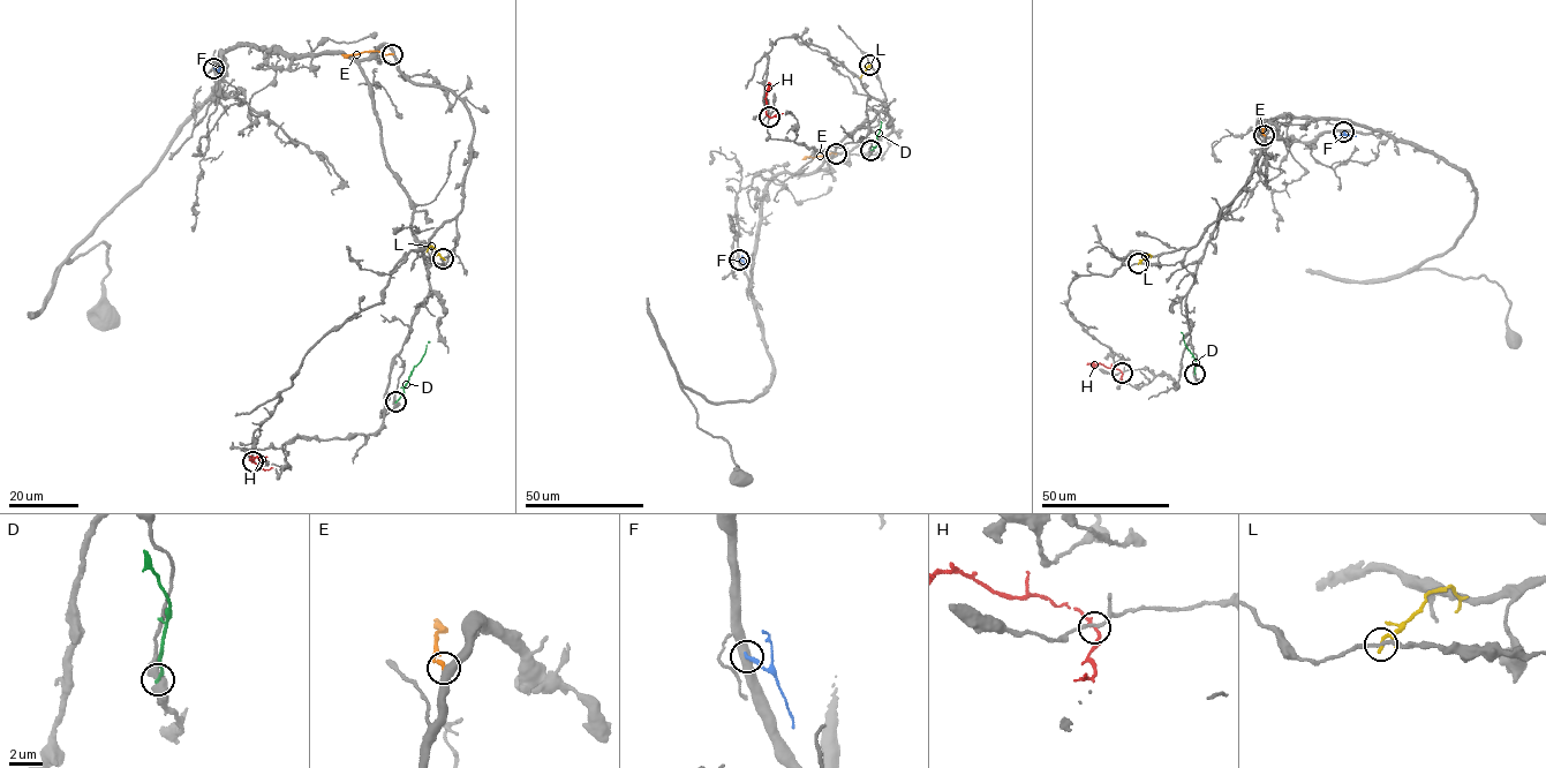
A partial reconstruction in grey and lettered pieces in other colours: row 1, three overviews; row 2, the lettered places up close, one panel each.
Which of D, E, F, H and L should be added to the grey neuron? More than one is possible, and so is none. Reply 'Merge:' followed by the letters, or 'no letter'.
Merge: no letter

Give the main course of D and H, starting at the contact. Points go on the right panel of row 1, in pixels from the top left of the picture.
D: (1194, 374), (1196, 362), (1181, 332)
H: (1122, 373), (1101, 364), (1087, 364)

